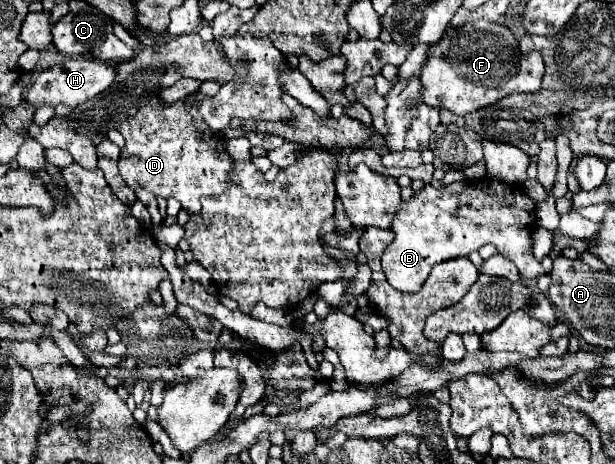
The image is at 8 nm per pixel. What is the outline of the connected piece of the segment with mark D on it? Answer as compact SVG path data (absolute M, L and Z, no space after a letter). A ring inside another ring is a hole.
M201 93L191 103L191 109L181 100L173 105L159 105L159 97L153 97L153 103L143 105L137 115L119 125L119 131L125 137L119 173L127 187L141 187L163 199L175 197L189 213L201 211L199 199L203 195L219 195L225 191L225 181L229 181L229 173L235 165L227 153L225 137L213 133L198 113L199 99L203 99Z

